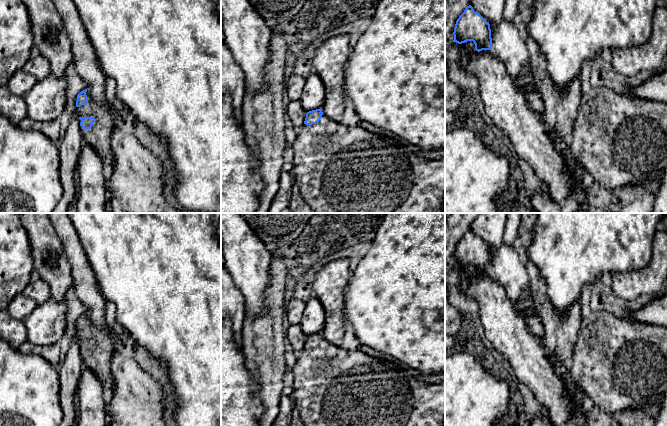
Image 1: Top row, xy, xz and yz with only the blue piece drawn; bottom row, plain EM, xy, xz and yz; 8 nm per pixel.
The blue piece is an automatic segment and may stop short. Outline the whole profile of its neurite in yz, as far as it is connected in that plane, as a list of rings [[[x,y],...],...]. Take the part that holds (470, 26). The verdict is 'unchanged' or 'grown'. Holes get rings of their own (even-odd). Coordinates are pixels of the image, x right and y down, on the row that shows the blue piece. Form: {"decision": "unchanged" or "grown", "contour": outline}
{"decision": "unchanged", "contour": [[[471,5],[467,6],[459,16],[454,27],[454,40],[458,44],[473,41],[475,50],[492,51],[490,24]]]}

